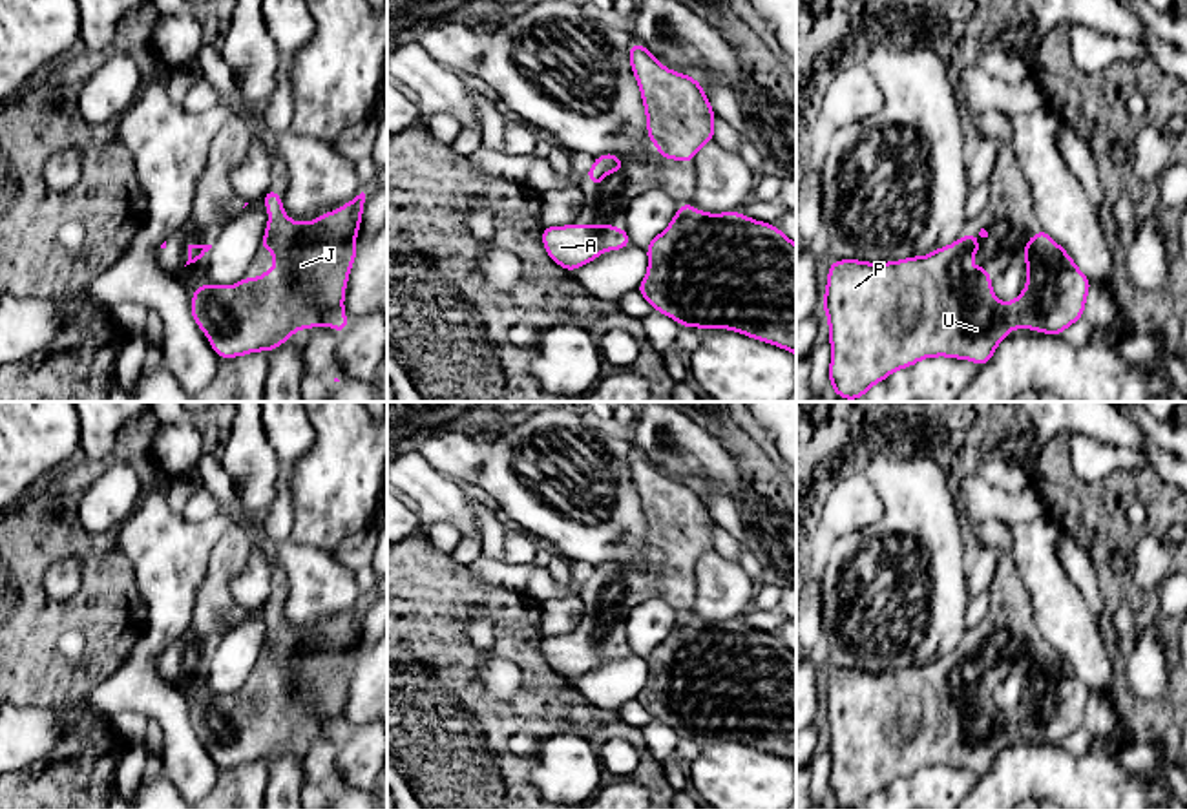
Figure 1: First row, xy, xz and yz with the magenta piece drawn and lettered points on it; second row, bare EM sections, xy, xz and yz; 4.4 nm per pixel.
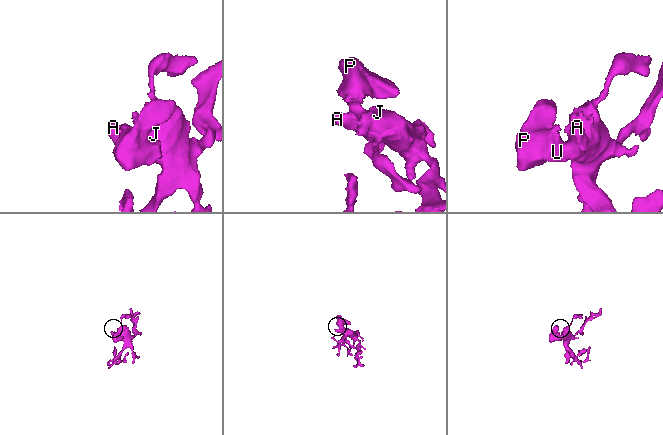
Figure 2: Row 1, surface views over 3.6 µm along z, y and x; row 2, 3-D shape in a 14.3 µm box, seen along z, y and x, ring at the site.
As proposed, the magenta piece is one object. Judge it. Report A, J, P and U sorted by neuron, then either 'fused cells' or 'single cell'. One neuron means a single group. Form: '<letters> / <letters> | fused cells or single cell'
A J P U | single cell

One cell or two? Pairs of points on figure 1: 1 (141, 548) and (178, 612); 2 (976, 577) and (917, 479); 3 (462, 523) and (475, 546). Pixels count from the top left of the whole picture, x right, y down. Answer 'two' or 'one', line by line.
1: one
2: two
3: two

